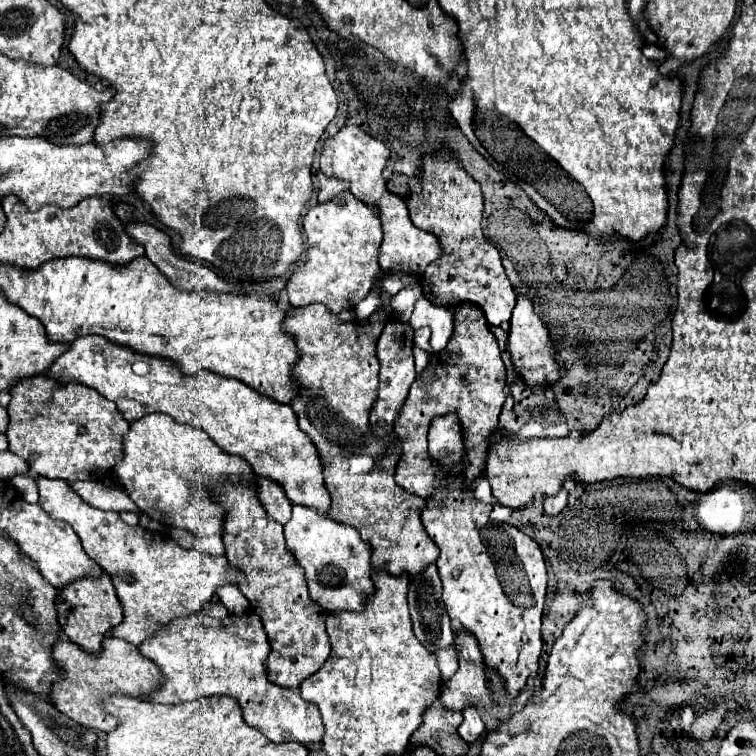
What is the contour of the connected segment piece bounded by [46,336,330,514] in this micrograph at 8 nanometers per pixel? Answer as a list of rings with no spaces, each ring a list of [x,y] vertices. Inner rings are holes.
[[[102,336],[76,338],[72,344],[68,344],[68,350],[52,362],[46,376],[54,378],[62,386],[76,382],[76,384],[94,388],[98,394],[112,400],[128,422],[142,418],[150,412],[162,412],[162,414],[172,416],[176,422],[202,428],[224,452],[248,460],[256,476],[266,476],[266,478],[276,480],[284,488],[292,504],[304,504],[304,506],[316,508],[320,514],[328,514],[330,496],[328,496],[328,490],[324,488],[322,464],[312,440],[304,432],[300,432],[296,414],[292,412],[288,404],[280,404],[268,396],[262,396],[260,392],[256,392],[254,388],[246,386],[240,380],[224,378],[208,370],[200,370],[198,374],[186,376],[174,364],[168,364],[168,360],[156,360],[156,356],[128,352],[128,348],[116,348],[116,344],[108,344],[108,340],[104,340]]]

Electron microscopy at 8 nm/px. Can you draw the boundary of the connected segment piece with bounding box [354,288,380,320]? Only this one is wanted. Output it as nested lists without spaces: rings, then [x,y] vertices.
[[[374,288],[362,302],[356,304],[356,308],[354,308],[356,318],[360,318],[360,320],[362,320],[362,318],[368,318],[368,316],[376,310],[378,304],[380,304],[380,296],[378,296],[378,290]]]

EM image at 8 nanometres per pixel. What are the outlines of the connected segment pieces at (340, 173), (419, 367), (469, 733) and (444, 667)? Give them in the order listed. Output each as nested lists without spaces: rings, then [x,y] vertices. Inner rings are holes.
[[[344,126],[324,142],[324,148],[320,154],[320,170],[324,174],[332,174],[340,180],[346,180],[350,184],[350,192],[364,204],[374,206],[376,212],[380,214],[384,238],[380,244],[378,262],[382,270],[384,272],[404,272],[404,274],[420,278],[426,266],[442,256],[442,250],[440,250],[442,246],[440,246],[438,236],[426,230],[420,230],[410,222],[404,200],[388,190],[386,180],[382,176],[388,156],[390,152],[382,140],[366,134],[360,126]]]
[[[414,346],[414,360],[416,360],[416,374],[420,376],[424,372],[424,368],[428,366],[428,360],[430,360],[430,354],[418,346]]]
[[[466,702],[464,710],[462,710],[462,716],[464,716],[464,722],[462,722],[460,728],[458,728],[460,738],[464,738],[466,742],[474,742],[474,740],[478,740],[480,734],[484,732],[484,722],[480,720],[476,708],[474,708],[470,702]]]
[[[450,646],[444,652],[434,652],[438,658],[438,668],[440,668],[441,678],[449,680],[456,672],[456,650]]]

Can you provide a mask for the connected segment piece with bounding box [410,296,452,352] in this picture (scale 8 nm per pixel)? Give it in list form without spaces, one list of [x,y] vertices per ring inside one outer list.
[[[420,296],[410,316],[410,326],[414,330],[422,326],[430,326],[432,328],[432,338],[430,338],[432,352],[442,352],[452,336],[452,310],[434,306],[430,300]]]

